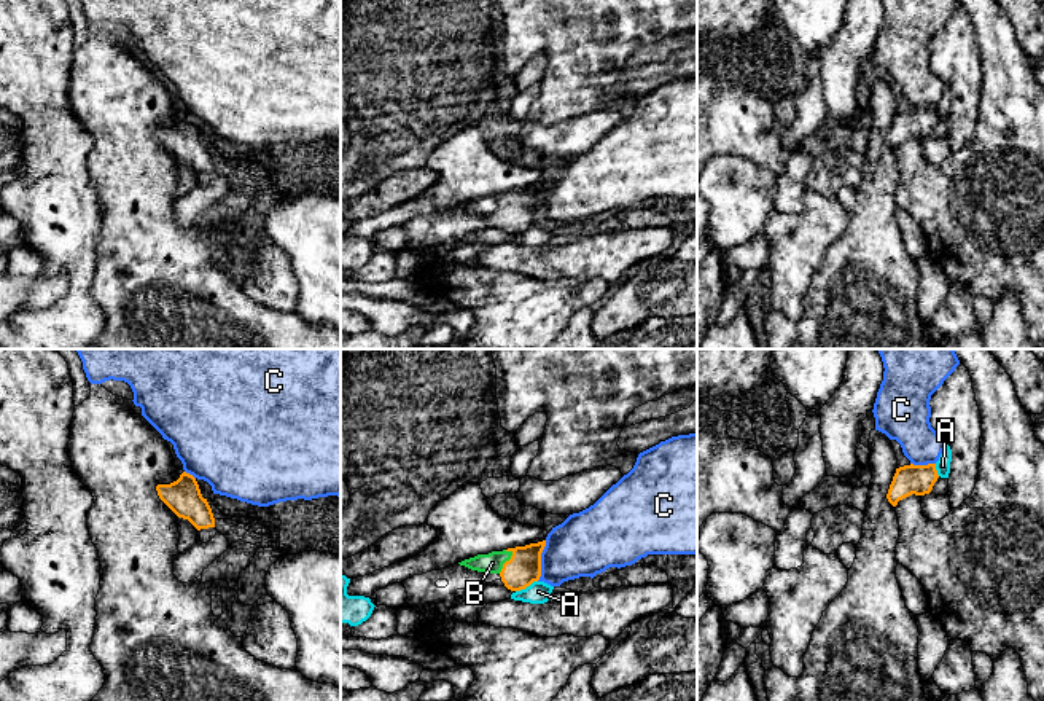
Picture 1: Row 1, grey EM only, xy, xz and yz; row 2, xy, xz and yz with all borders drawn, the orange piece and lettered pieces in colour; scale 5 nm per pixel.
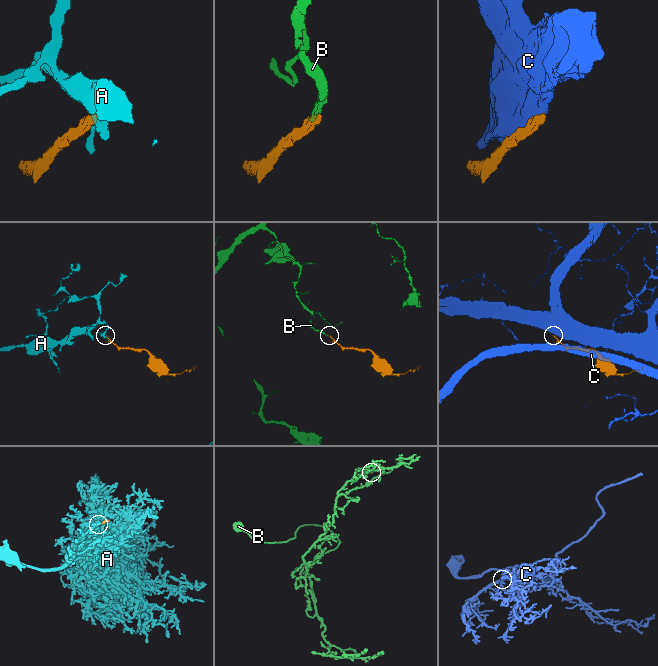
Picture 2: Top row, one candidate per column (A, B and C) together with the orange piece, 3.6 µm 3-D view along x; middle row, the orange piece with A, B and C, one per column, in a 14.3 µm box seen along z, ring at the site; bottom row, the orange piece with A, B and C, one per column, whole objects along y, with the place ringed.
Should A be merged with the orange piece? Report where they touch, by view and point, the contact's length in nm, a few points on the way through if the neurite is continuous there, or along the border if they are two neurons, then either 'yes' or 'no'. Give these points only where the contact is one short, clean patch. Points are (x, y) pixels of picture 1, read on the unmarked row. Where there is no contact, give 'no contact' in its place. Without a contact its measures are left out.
contact xz (525, 230); length 130 nm; border xz (537, 223), (516, 234); no

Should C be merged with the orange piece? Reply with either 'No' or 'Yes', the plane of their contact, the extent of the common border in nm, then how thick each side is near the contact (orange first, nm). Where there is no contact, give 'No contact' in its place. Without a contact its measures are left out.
No. Touches orange in xz. Shared border 220 nm. Thickness 170 nm (orange) against 320 nm

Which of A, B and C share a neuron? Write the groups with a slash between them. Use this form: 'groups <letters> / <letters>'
groups A / B / C

